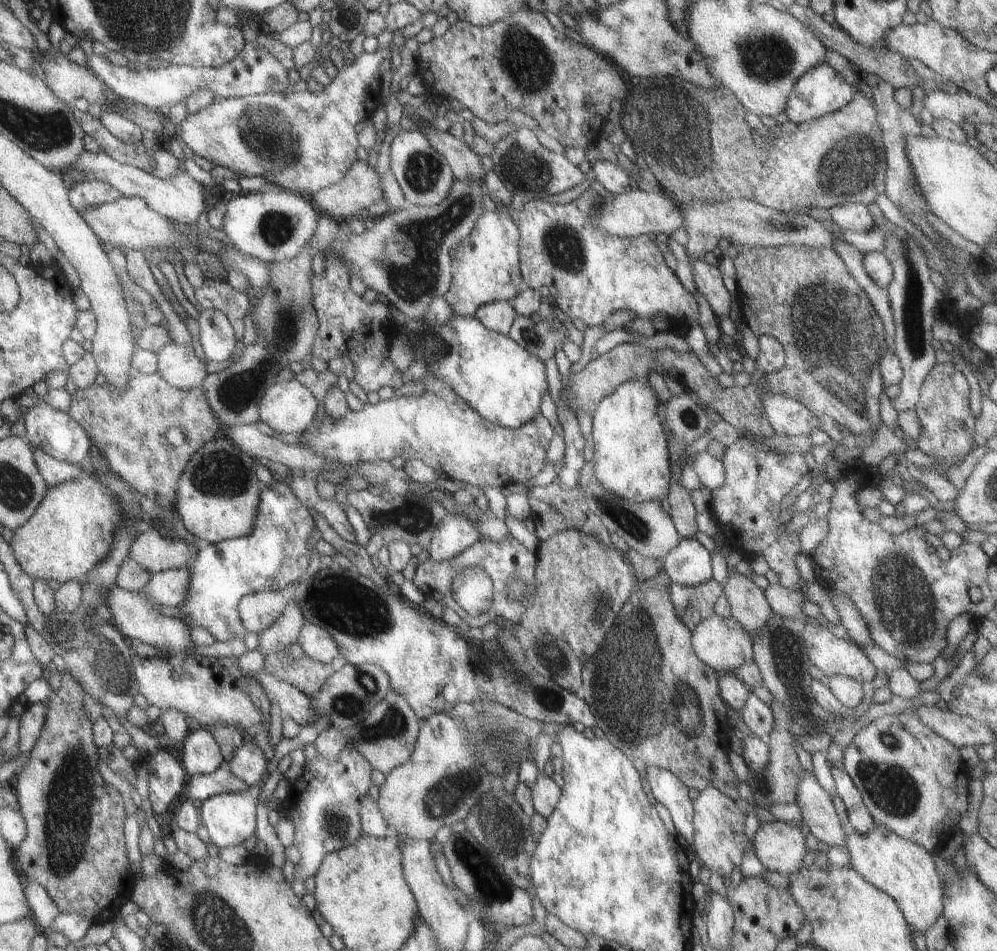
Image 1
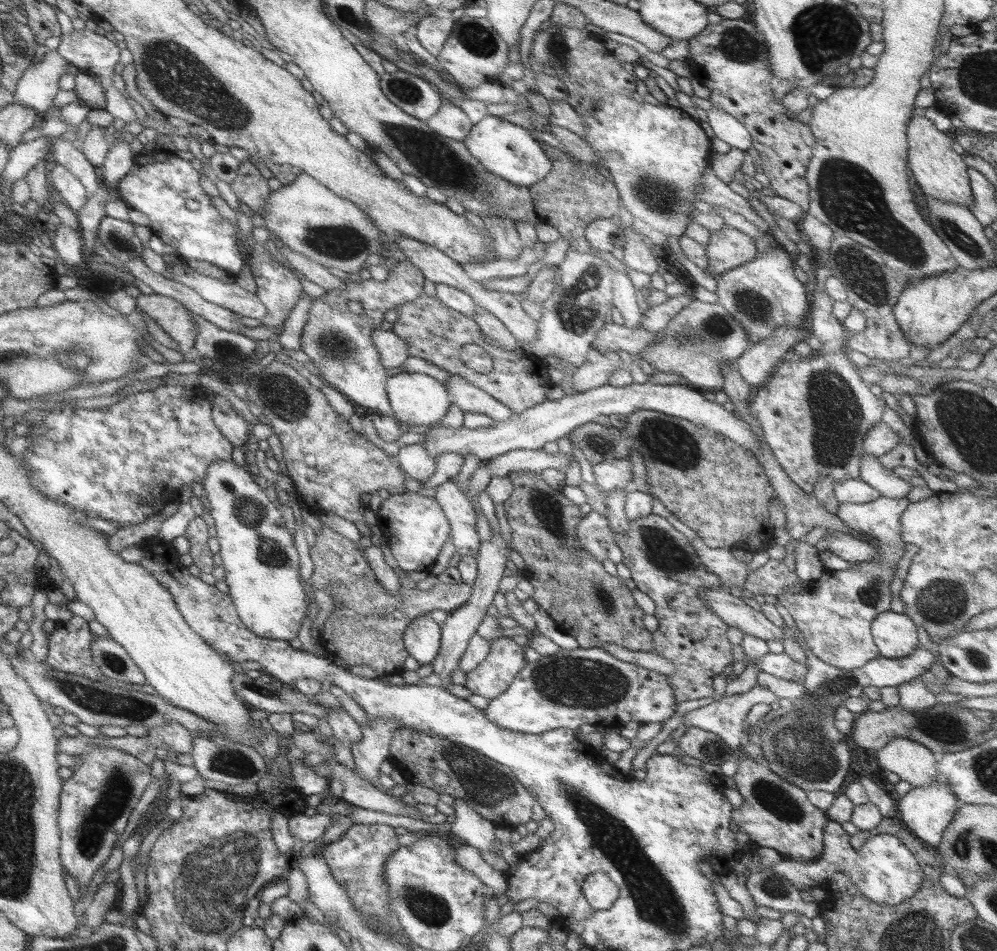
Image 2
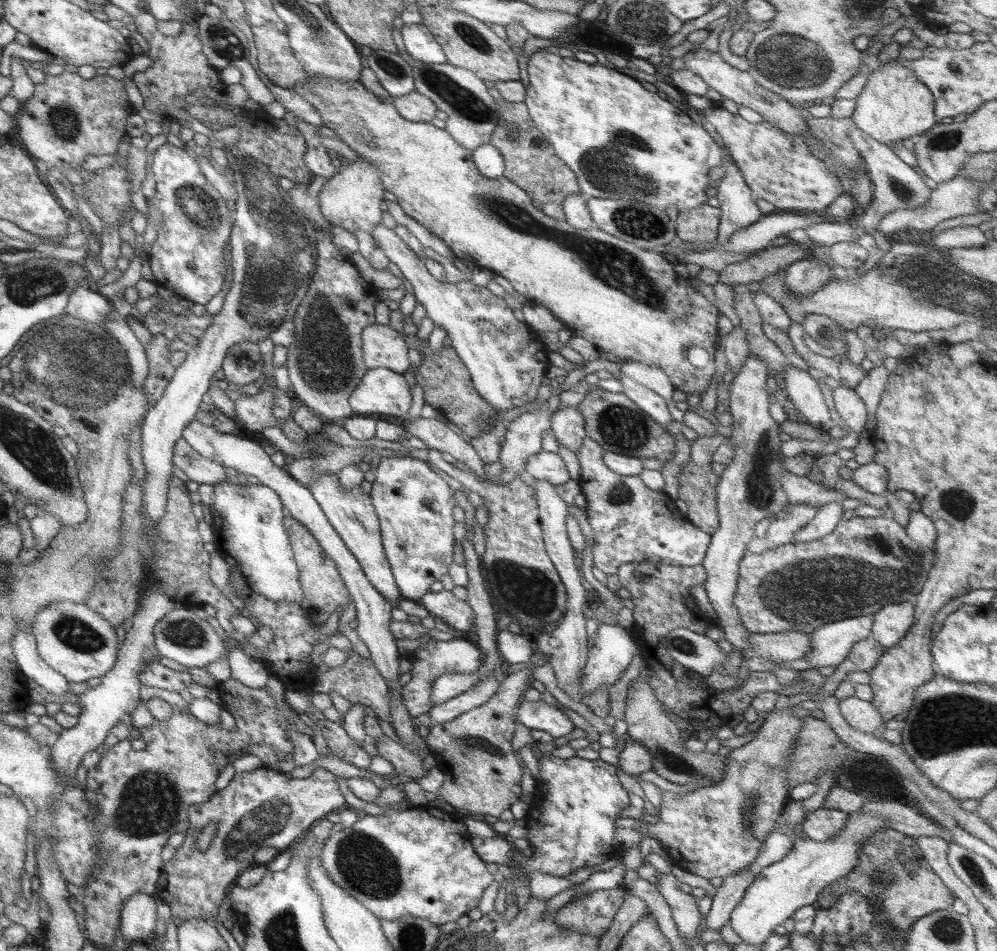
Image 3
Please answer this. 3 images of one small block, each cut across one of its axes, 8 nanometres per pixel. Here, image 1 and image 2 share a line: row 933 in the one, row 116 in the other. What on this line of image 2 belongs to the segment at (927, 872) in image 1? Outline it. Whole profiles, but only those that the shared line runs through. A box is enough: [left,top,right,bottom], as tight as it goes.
[907,116,971,206]

